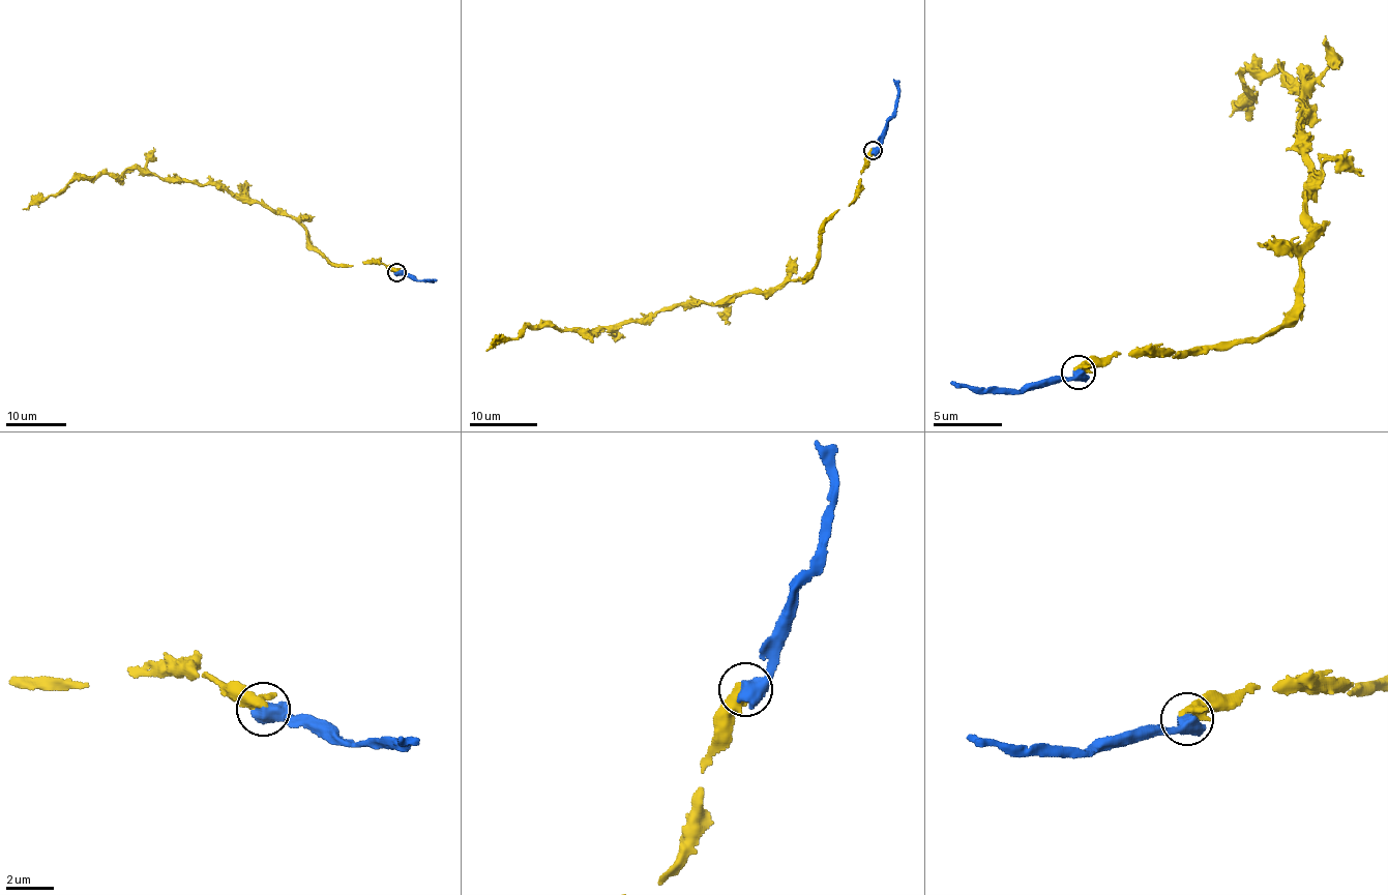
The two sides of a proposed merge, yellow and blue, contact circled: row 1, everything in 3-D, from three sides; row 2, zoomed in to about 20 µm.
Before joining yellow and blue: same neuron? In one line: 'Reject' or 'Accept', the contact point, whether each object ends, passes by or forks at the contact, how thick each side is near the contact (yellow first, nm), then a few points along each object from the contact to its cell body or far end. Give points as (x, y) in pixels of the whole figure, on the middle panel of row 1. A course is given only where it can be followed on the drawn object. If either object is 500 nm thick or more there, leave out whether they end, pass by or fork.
Reject. Place: (873, 150). Thickness 550 nm (yellow) against 700 nm. Course of yellow: (874, 150), (860, 191), (823, 228), (821, 258), (801, 277), (586, 333), (527, 325), (485, 351). Course of blue: (874, 150), (879, 145), (886, 119), (894, 109), (897, 89), (893, 79)

